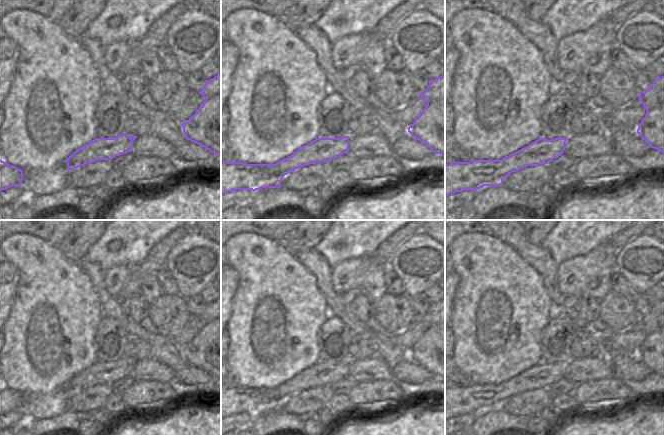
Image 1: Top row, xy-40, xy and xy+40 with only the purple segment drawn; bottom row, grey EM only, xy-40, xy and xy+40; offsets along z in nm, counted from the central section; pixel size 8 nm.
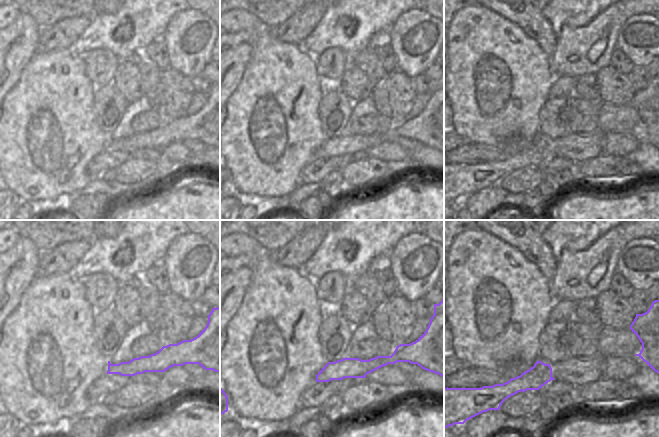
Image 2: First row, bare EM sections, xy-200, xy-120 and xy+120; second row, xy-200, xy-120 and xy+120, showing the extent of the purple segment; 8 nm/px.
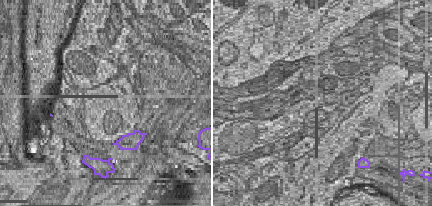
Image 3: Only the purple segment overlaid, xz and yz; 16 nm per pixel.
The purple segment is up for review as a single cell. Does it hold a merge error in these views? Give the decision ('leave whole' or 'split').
split

